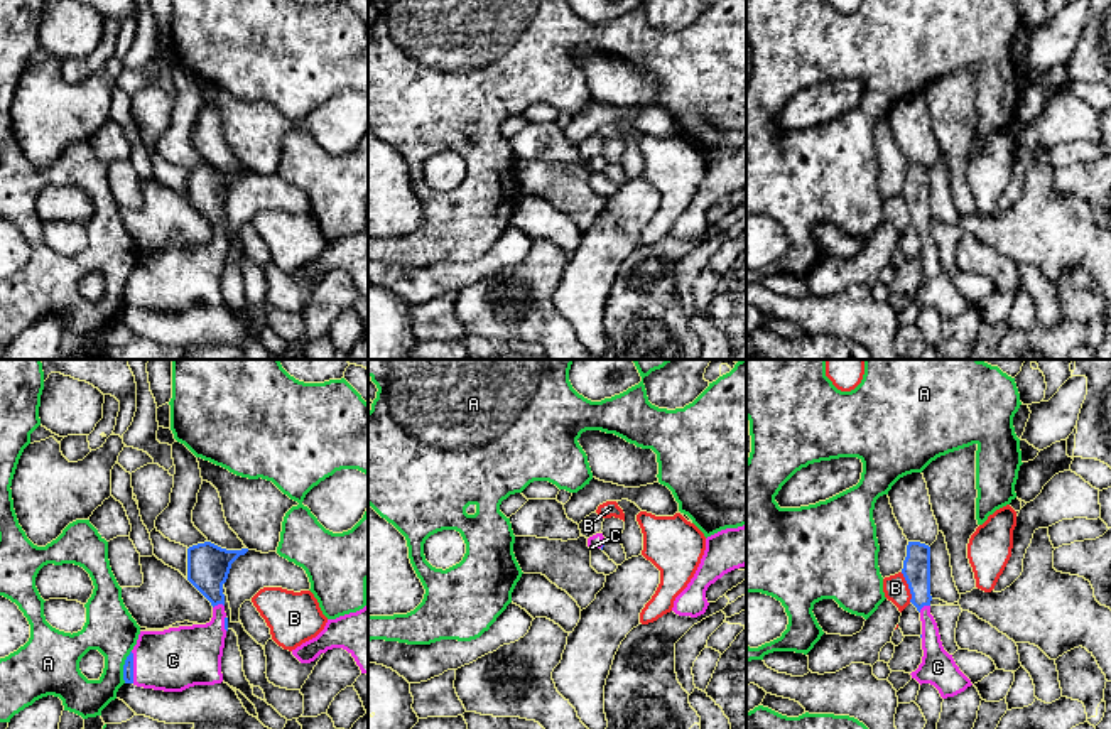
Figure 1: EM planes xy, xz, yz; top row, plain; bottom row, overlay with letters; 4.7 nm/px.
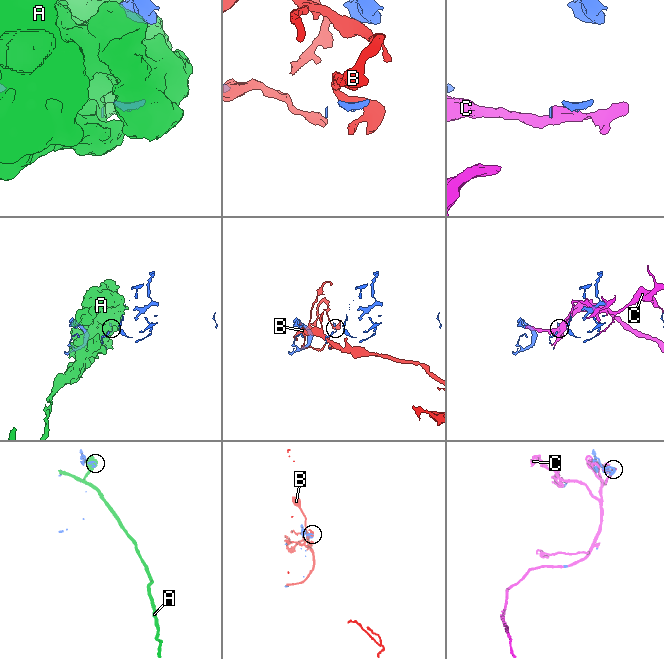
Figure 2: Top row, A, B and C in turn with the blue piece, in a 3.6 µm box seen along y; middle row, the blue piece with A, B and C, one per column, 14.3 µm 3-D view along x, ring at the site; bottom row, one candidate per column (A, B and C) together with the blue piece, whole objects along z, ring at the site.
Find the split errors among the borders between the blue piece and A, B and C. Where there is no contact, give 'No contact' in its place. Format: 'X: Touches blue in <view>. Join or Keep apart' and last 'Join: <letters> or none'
A: Touches blue in xy. Keep apart
B: Touches blue in yz. Keep apart
C: Touches blue in xy. Join
Join: C

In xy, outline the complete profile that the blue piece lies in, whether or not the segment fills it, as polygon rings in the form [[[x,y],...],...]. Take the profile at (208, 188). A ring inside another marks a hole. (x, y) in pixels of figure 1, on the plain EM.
[[[211,164],[187,170],[187,202],[211,224],[213,240],[206,246],[140,253],[123,287],[125,305],[182,314],[223,304],[221,278],[228,253],[223,206],[231,186],[247,174],[226,172]]]

